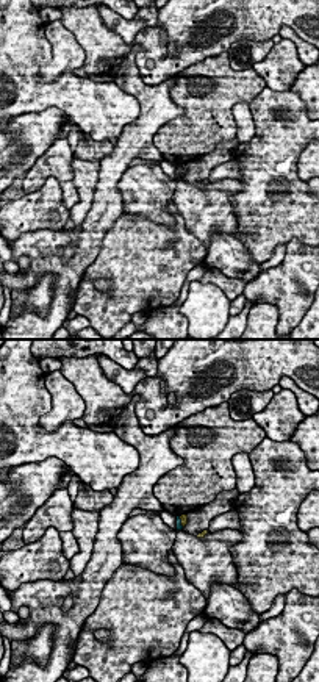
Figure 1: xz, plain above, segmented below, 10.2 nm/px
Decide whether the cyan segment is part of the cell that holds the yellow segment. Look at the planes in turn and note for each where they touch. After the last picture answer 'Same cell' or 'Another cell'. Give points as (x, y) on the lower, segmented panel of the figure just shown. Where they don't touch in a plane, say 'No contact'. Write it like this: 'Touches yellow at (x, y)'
Touches yellow at (182, 521)

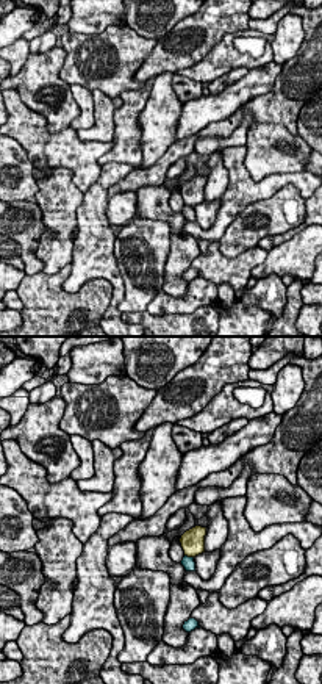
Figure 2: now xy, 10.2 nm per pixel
Touches yellow at (189, 556)

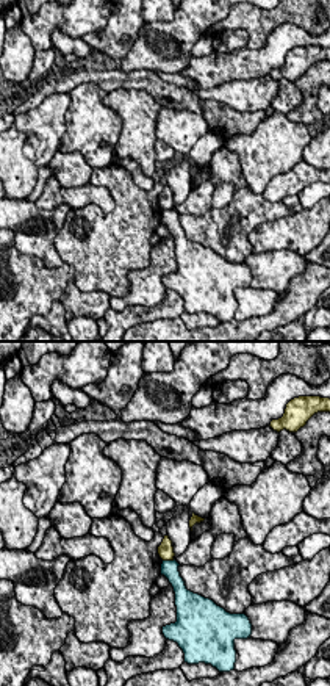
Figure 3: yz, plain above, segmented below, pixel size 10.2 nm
Touches yellow at (168, 559)

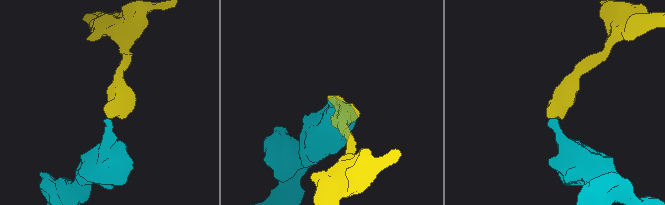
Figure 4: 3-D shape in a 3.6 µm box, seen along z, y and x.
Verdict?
Another cell

